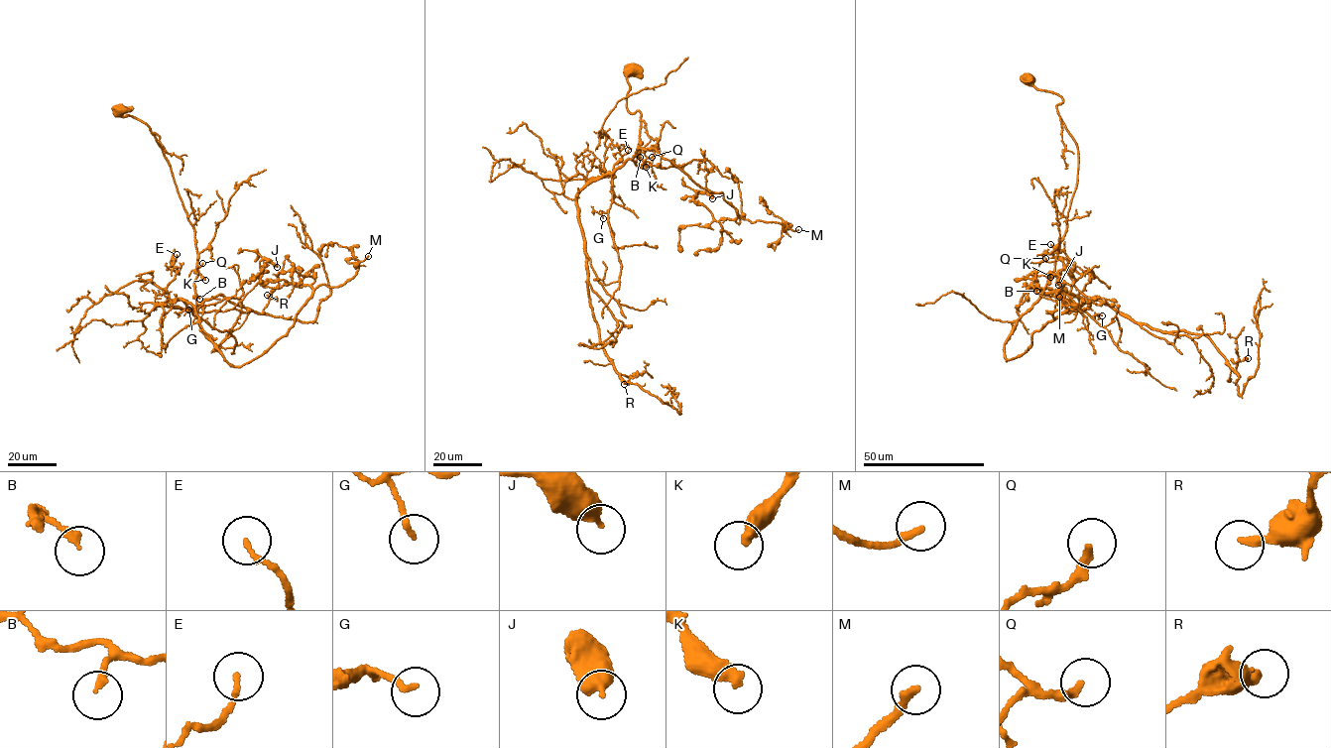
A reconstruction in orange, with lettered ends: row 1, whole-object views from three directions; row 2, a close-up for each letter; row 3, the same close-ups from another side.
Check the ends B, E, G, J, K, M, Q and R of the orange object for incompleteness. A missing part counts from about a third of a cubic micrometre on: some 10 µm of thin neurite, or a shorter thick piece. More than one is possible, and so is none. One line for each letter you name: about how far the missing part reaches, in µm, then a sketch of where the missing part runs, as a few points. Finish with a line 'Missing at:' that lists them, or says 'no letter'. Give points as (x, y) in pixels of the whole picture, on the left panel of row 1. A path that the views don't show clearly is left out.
K: about 60 µm are missing
M: about 25 µm are missing
Q: about 60 µm are missing; missing branch runs (202, 263), (230, 219), (238, 215), (242, 190), (261, 175), (264, 168), (264, 171)
Missing at: K, M, Q

